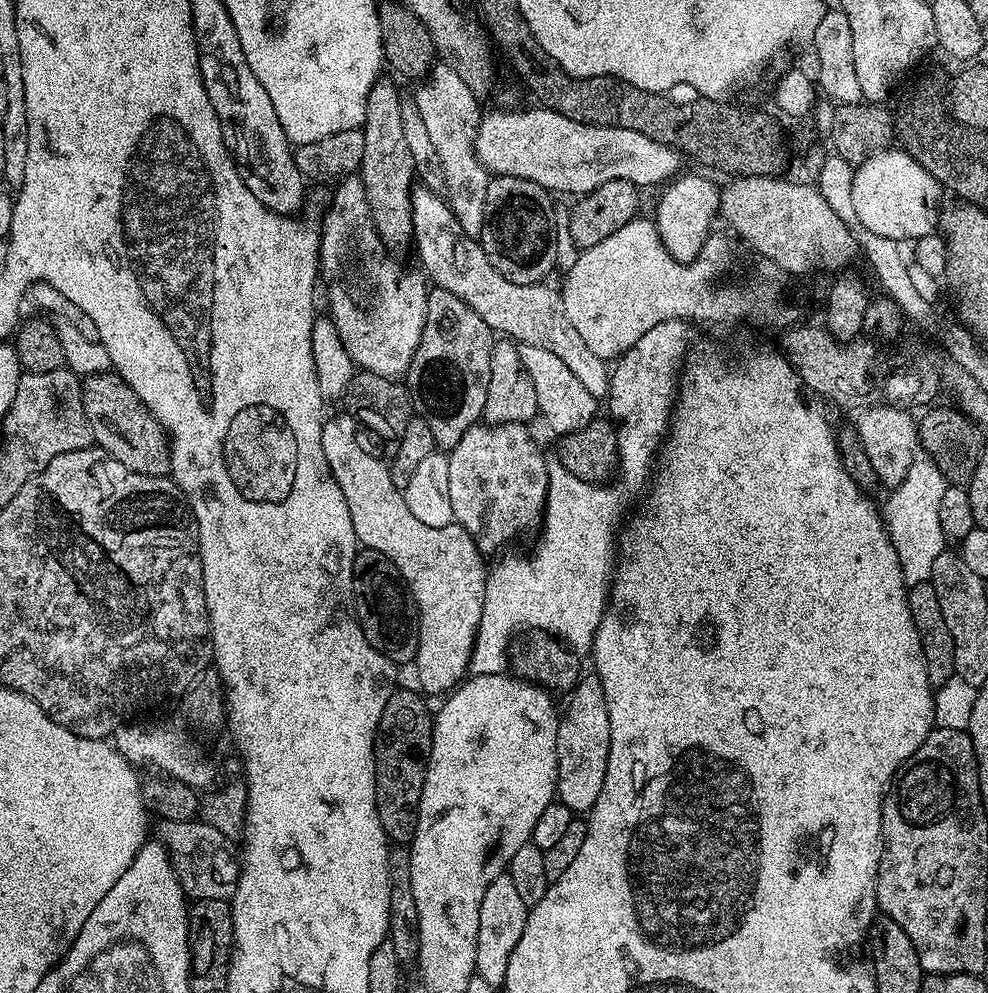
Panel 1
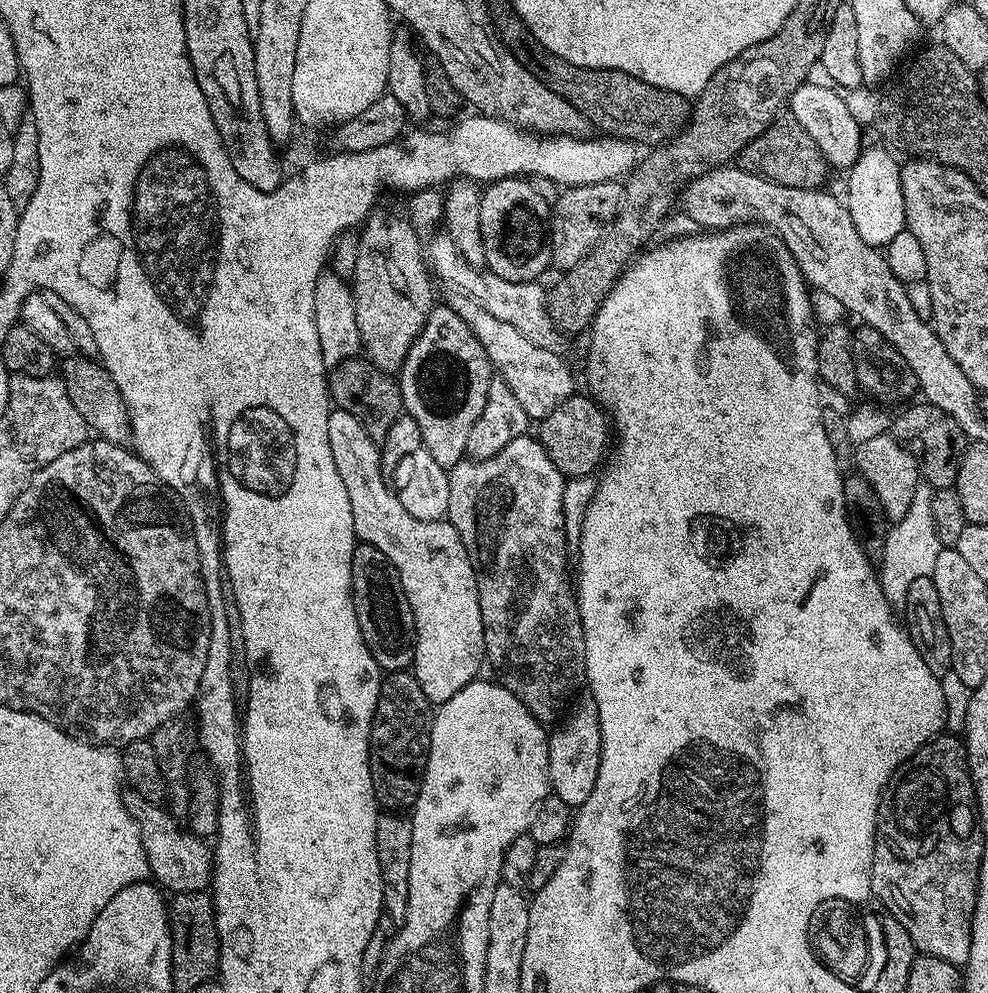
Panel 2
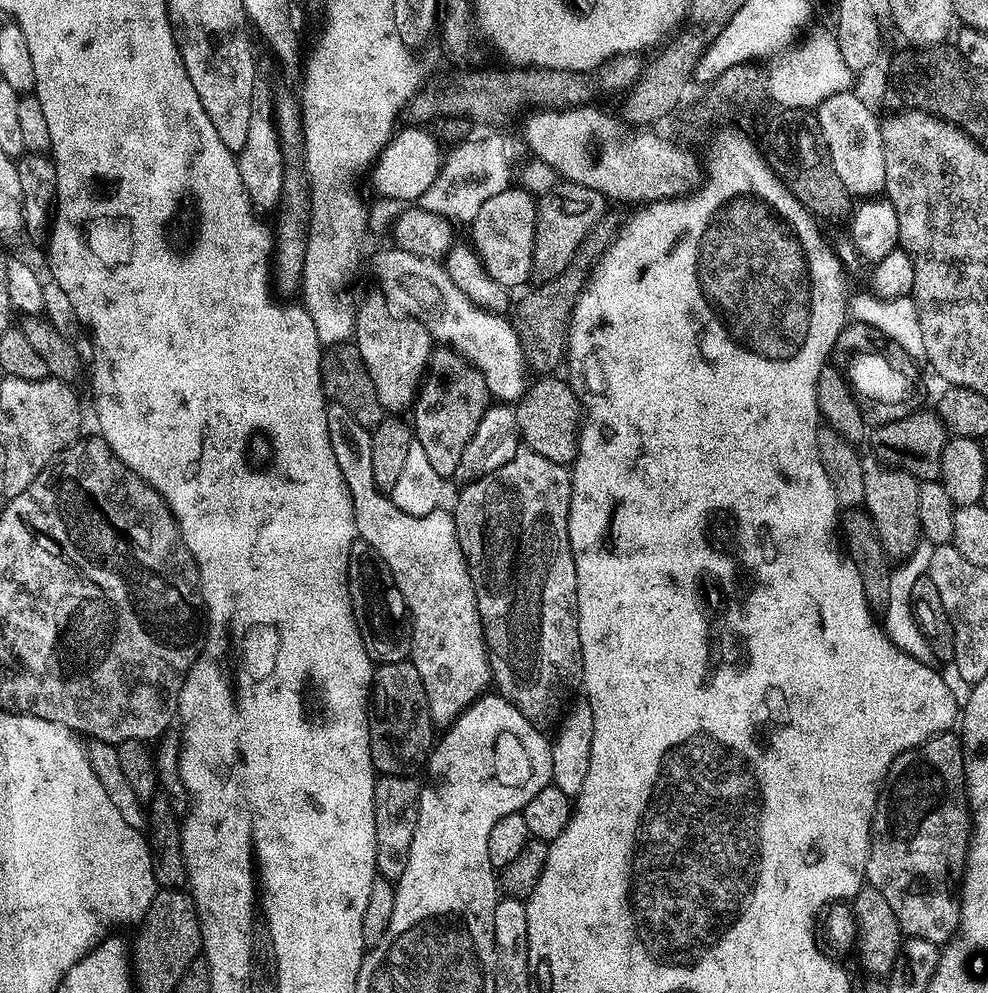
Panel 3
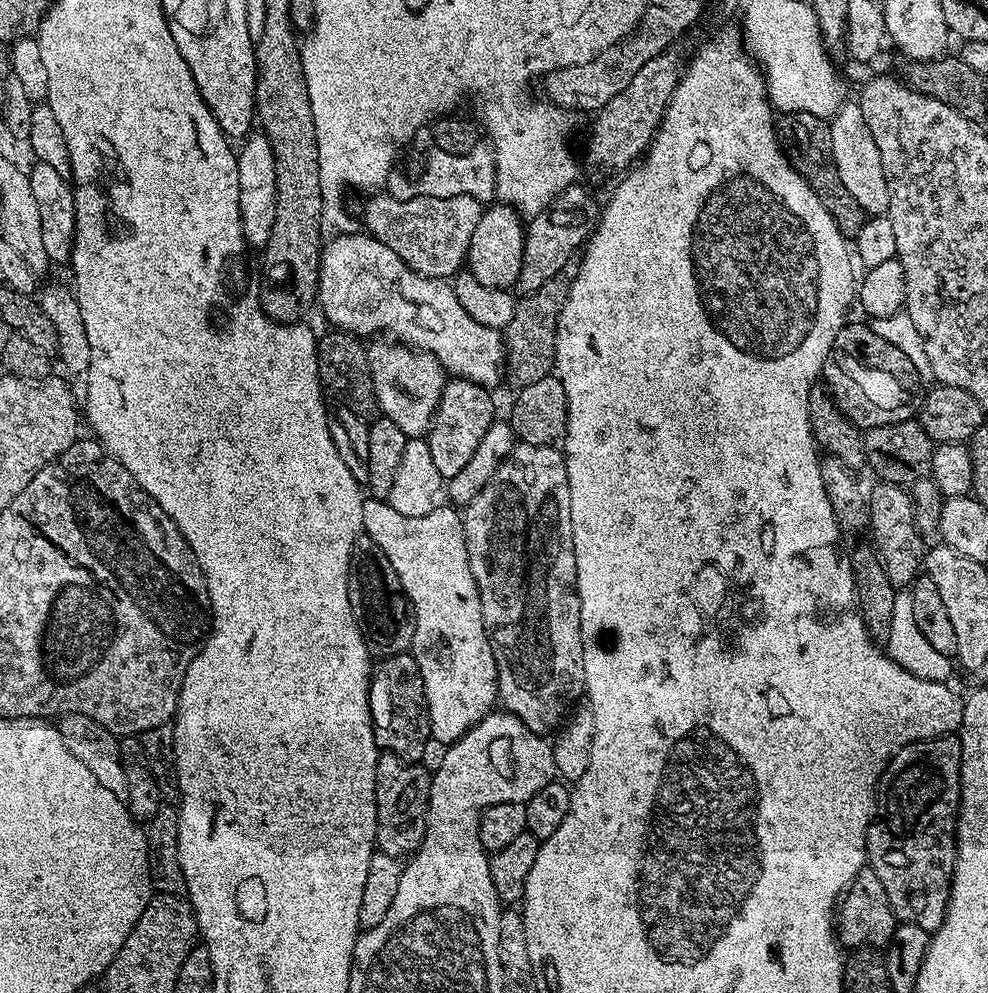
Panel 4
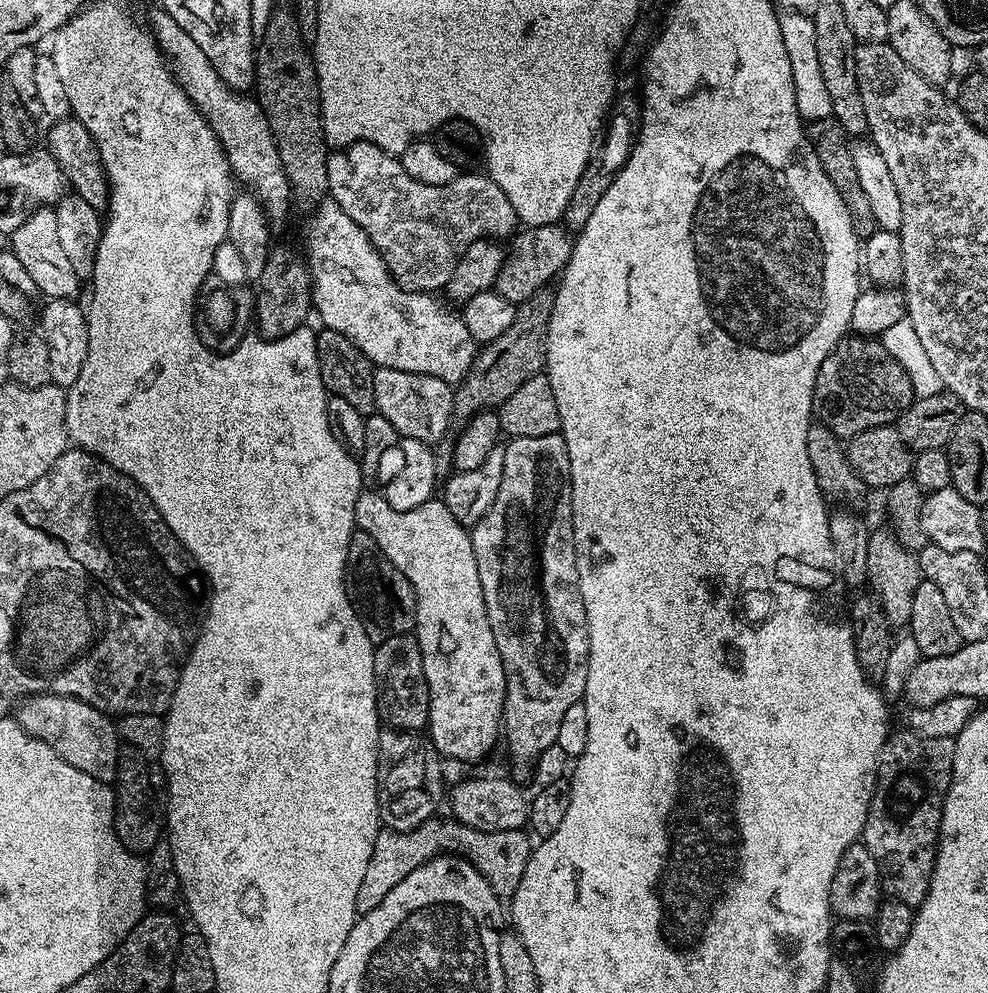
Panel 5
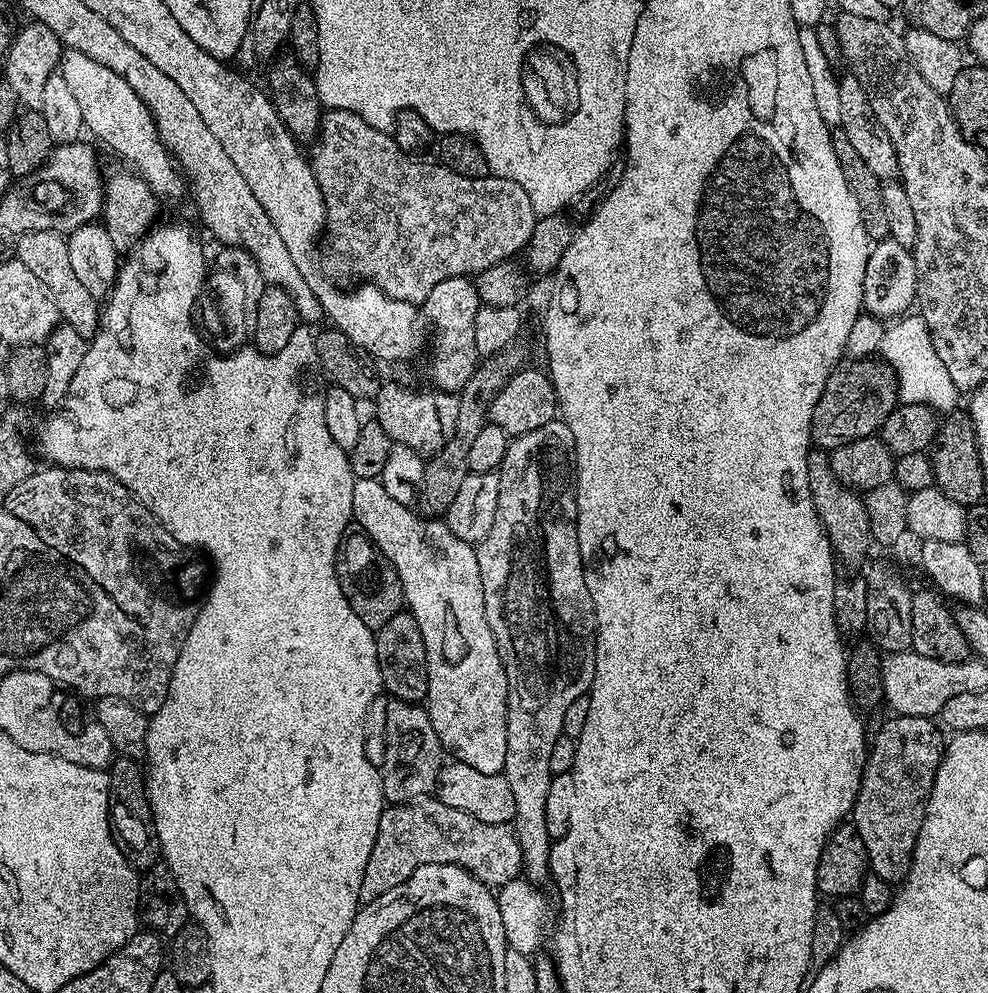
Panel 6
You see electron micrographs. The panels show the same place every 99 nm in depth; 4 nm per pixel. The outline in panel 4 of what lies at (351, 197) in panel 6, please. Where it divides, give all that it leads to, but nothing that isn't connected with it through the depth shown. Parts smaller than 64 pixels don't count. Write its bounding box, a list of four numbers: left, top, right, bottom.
[364,194,482,280]

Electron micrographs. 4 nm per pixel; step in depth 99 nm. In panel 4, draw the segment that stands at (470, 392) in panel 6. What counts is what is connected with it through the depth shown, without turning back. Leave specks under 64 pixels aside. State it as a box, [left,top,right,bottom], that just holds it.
[502,255,580,390]

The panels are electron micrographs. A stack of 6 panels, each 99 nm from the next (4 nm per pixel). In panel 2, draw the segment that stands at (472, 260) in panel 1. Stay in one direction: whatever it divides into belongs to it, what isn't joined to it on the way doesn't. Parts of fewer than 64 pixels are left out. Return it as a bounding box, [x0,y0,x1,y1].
[426,234,560,348]

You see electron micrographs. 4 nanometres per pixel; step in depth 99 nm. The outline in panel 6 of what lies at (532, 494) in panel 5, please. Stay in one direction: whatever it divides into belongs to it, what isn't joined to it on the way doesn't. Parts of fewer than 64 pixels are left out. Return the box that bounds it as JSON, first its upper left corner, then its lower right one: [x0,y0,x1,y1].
[475,418,596,886]

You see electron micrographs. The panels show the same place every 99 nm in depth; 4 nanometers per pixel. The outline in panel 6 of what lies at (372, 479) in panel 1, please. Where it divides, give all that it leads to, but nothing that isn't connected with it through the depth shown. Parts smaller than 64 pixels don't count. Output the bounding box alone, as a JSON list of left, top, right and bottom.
[352,482,508,774]

